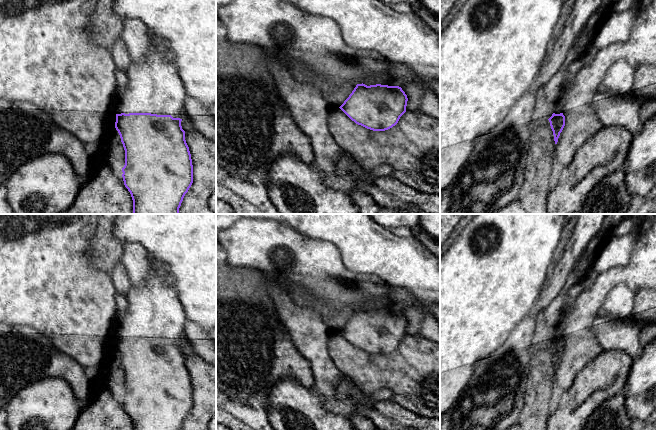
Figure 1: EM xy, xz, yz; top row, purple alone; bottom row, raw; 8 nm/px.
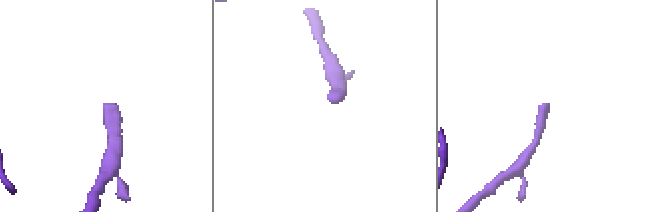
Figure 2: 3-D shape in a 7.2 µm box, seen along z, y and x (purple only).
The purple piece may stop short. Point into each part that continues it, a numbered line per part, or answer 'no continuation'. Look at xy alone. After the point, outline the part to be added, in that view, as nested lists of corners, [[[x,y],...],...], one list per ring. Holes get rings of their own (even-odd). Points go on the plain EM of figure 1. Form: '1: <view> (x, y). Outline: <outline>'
1: xy (154, 310). Outline: [[[146,254],[150,272],[145,282],[139,286],[132,286],[128,294],[127,309],[123,319],[117,324],[116,338],[151,337],[157,339],[171,339],[173,342],[185,342],[185,323],[187,320],[184,308],[178,299],[172,280],[164,270],[154,263]]]

